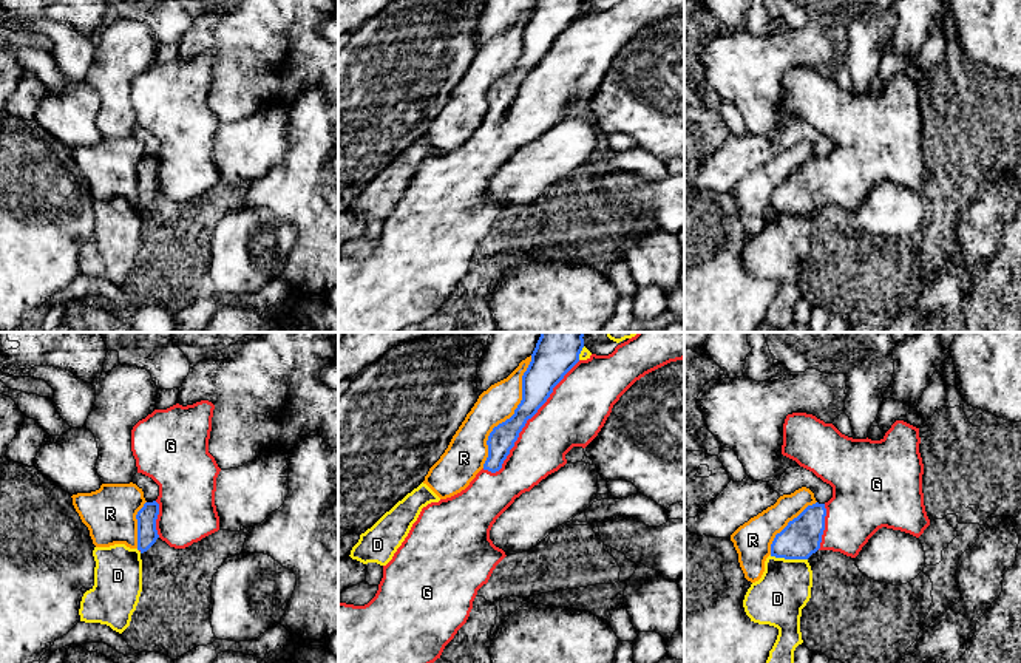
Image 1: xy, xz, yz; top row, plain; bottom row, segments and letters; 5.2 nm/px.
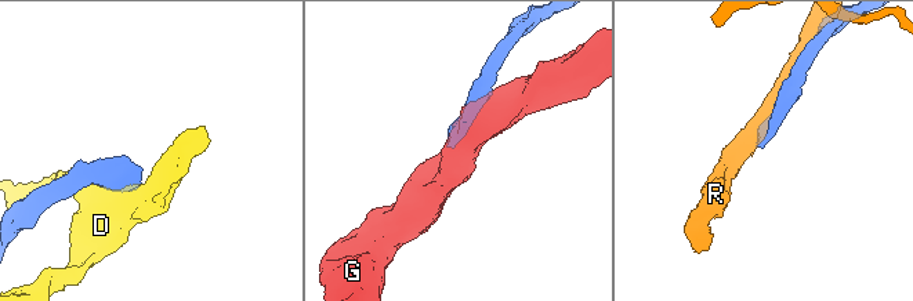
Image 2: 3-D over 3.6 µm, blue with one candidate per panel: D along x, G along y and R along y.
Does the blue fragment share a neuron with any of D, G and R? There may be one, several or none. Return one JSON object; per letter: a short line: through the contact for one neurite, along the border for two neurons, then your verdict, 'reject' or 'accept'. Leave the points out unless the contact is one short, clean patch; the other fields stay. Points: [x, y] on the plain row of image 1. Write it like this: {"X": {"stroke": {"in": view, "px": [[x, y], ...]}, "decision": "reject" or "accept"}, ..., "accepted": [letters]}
{"D": {"decision": "reject"}, "G": {"decision": "accept"}, "R": {"decision": "reject"}, "accepted": ["G"]}

